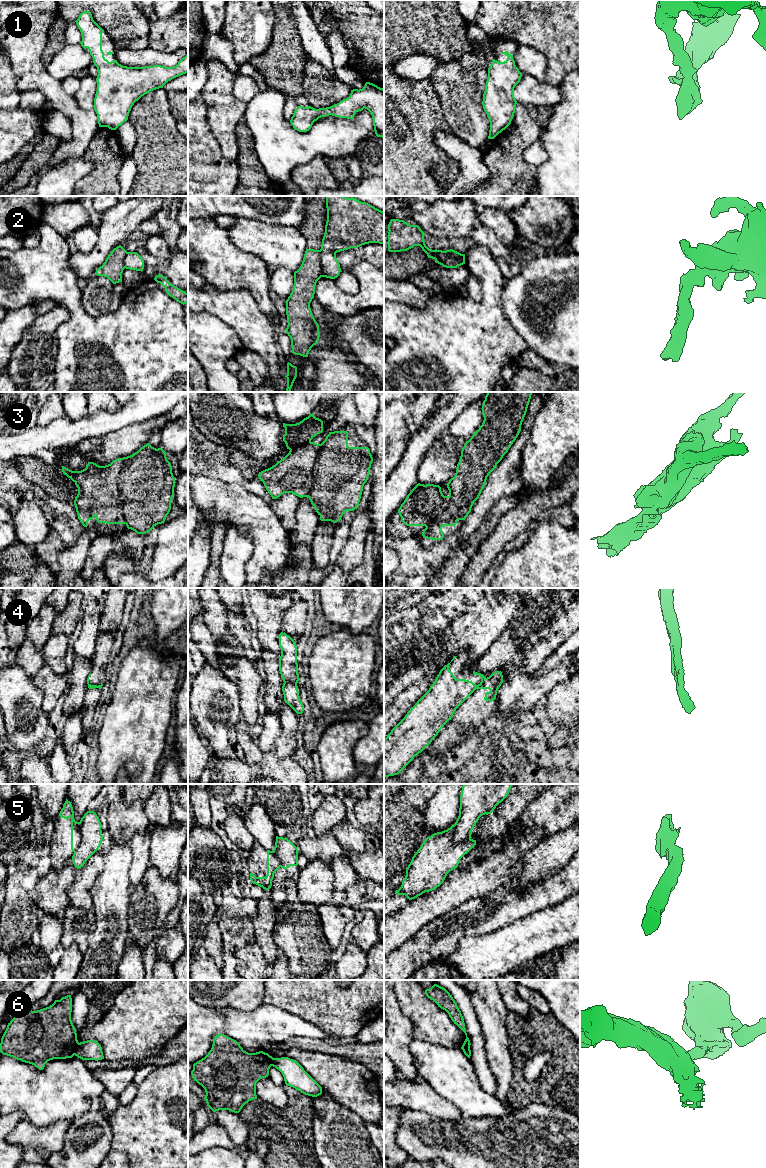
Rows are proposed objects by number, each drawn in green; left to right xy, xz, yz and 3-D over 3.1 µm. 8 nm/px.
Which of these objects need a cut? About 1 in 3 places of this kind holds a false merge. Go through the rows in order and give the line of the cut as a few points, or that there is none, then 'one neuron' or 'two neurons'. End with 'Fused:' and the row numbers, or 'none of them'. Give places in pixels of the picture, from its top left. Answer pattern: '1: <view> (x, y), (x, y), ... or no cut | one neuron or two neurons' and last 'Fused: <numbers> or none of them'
1: no cut | one neuron
2: yz (433, 250), (435, 255), (449, 255), (458, 265) | two neurons
3: no cut | one neuron
4: xz (284, 681), (296, 684) | two neurons
5: yz (453, 825), (453, 844), (459, 844), (470, 839) | two neurons
6: xy (79, 1043), (74, 1054) | two neurons
Fused: 2, 4, 5, 6

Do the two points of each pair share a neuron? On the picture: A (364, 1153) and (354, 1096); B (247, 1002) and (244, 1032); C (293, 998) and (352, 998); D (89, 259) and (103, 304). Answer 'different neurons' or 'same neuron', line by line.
A: different neurons
B: different neurons
C: same neuron
D: different neurons

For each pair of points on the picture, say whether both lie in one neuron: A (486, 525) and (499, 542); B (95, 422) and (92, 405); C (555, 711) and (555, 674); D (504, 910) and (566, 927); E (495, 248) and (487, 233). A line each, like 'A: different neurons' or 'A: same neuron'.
A: different neurons
B: different neurons
C: different neurons
D: different neurons
E: same neuron

